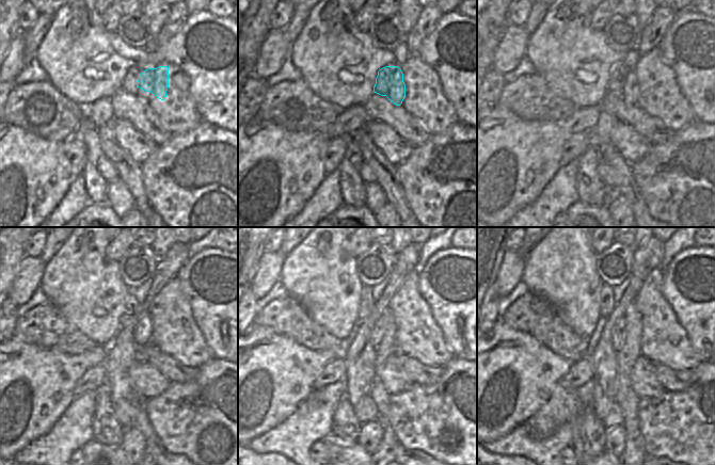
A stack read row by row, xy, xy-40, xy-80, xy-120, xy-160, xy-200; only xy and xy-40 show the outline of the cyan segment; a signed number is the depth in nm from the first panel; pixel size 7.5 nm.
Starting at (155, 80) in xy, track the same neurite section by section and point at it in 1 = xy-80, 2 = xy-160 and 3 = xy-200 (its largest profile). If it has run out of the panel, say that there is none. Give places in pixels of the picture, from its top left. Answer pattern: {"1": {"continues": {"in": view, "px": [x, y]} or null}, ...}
{"1": {"continues": {"in": "xy-80", "px": [623, 81]}}, "2": {"continues": {"in": "xy-160", "px": [378, 333]}}, "3": {"continues": {"in": "xy-200", "px": [617, 334]}}}

